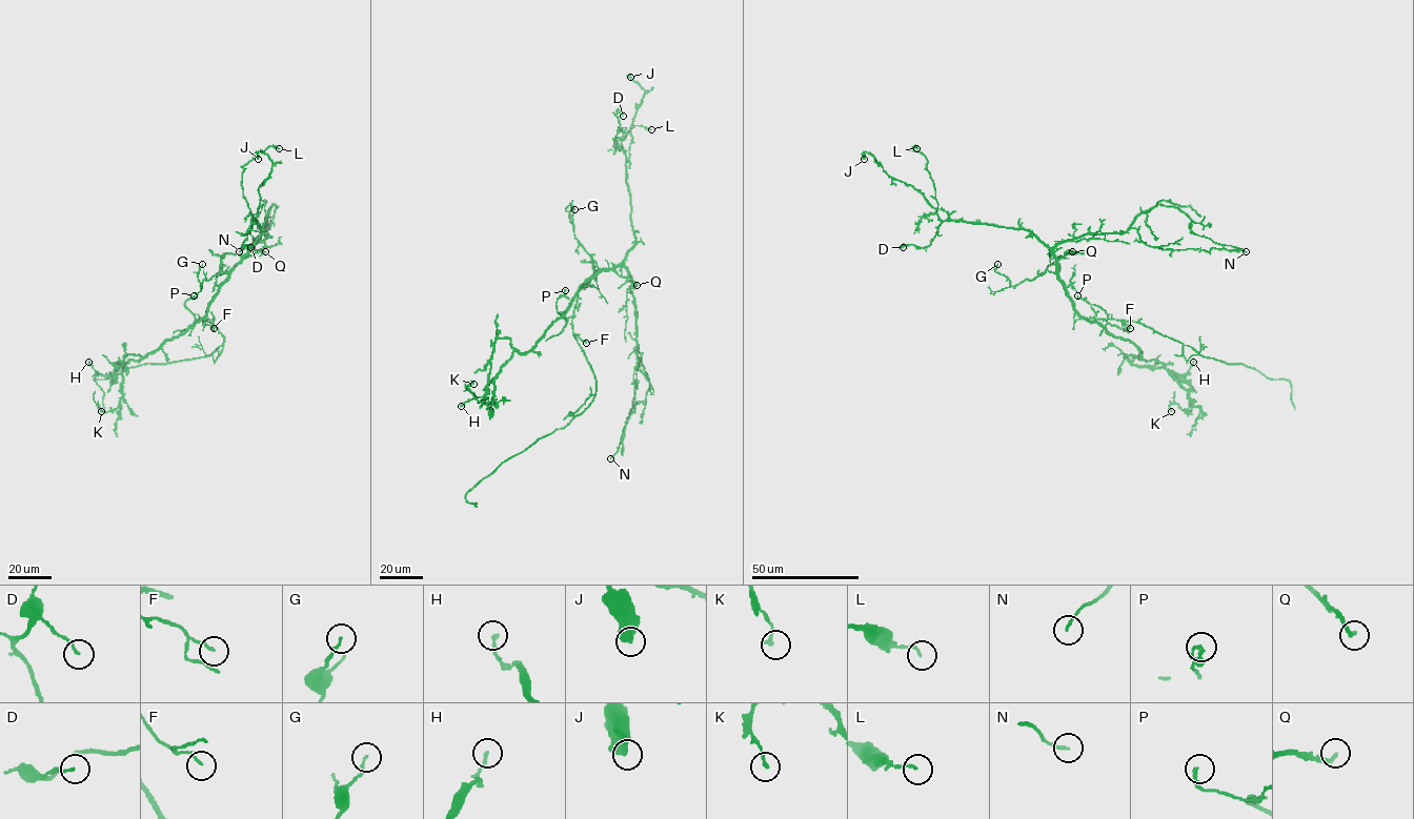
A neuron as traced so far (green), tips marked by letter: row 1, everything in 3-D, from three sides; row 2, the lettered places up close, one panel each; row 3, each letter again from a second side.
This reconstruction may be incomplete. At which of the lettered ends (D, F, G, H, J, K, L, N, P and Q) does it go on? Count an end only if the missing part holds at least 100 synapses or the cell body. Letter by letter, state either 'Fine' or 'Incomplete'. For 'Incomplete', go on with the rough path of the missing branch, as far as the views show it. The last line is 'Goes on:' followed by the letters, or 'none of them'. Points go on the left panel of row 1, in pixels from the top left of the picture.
D: Fine
F: Fine
G: Fine
H: Fine
J: Fine
K: Fine
L: Fine
N: Fine
P: Fine
Q: Fine
Goes on: none of them

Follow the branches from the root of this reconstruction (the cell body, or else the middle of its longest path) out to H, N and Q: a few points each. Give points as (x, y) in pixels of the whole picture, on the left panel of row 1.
H: (205, 313), (183, 332), (144, 356), (126, 355), (115, 375), (101, 374), (88, 362)
N: (205, 313), (219, 286), (264, 233), (265, 216), (273, 205), (277, 206), (270, 226), (239, 251)
Q: (205, 313), (228, 272), (243, 259), (265, 251)

